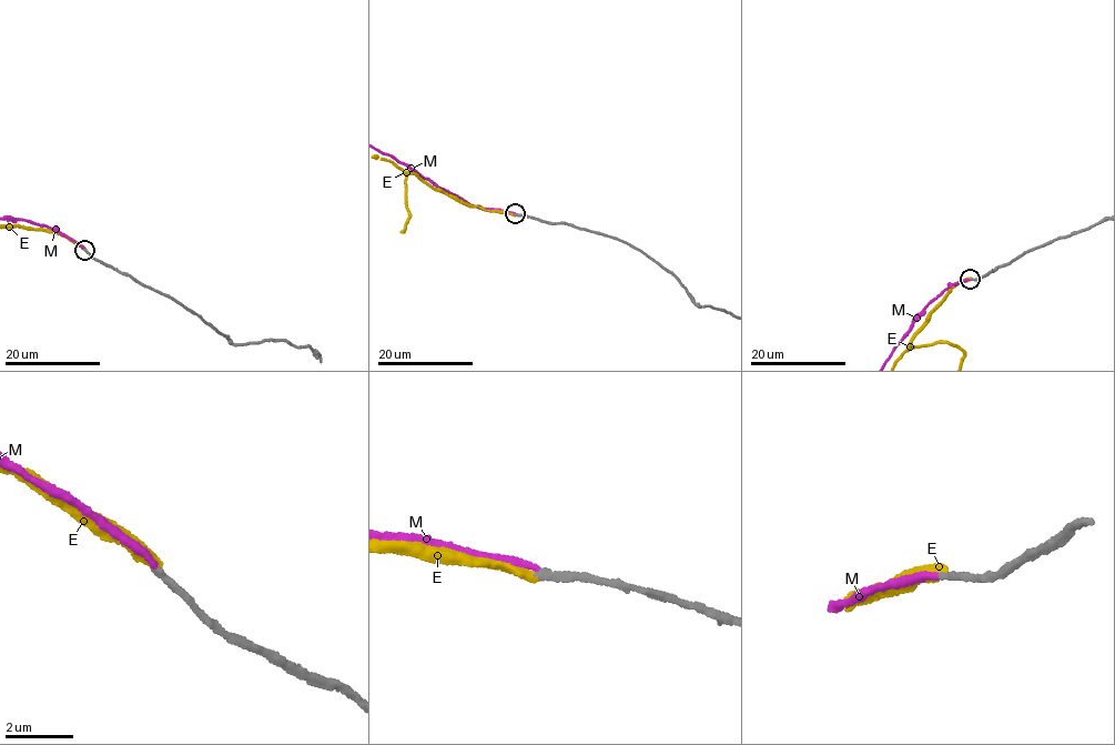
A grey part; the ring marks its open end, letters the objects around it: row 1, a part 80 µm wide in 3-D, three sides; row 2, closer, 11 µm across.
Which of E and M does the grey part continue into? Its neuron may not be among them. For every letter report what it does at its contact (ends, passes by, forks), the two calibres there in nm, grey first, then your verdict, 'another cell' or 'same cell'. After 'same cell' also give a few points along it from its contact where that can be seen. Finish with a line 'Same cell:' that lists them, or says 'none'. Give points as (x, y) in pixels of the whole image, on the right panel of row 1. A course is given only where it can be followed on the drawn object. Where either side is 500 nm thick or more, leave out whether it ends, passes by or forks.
E: it ends there; 240 nm thick on the grey side, 320 nm on the other; another cell
M: it ends there; 200 nm thick on the grey side, 180 nm on the other; same cell
Same cell: M

